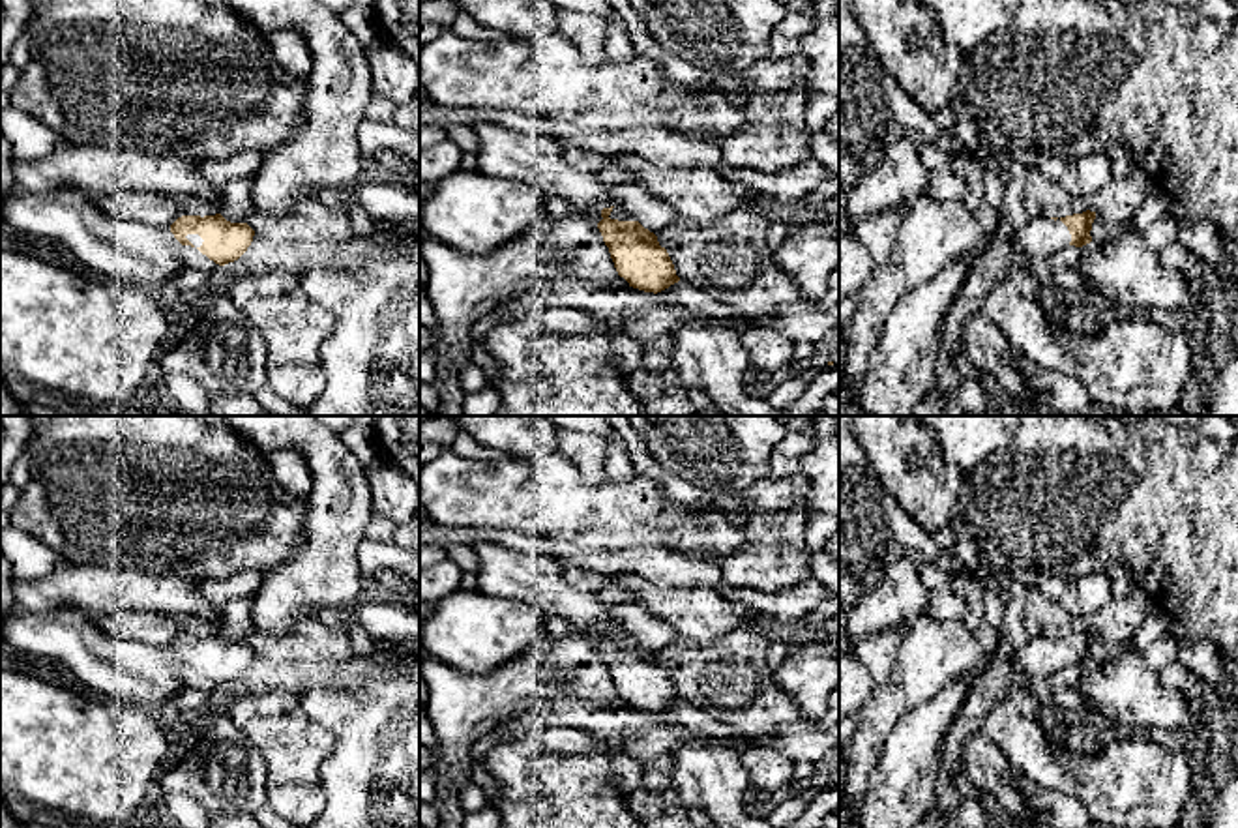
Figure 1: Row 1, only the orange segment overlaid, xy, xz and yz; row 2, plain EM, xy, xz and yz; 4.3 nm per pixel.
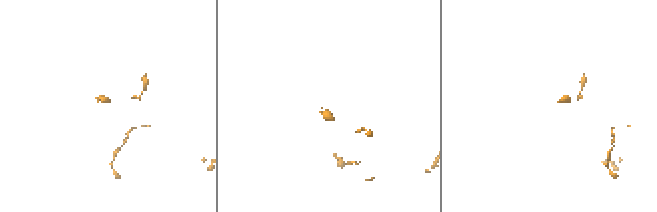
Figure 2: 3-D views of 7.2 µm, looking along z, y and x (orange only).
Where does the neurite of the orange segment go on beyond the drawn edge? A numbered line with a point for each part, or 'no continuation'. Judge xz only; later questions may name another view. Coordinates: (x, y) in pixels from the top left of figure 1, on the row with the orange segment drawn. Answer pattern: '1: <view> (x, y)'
1: xz (538, 160)

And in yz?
1: yz (1042, 236)

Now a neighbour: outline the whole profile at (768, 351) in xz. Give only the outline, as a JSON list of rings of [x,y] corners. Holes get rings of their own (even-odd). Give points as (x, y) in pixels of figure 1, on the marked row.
[[[747,326],[740,341],[747,352],[749,369],[759,371],[762,378],[770,378],[792,360],[794,343],[774,330]]]

